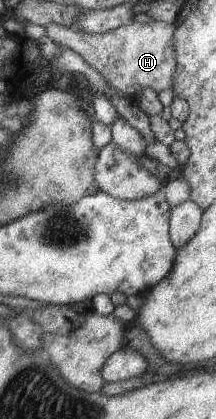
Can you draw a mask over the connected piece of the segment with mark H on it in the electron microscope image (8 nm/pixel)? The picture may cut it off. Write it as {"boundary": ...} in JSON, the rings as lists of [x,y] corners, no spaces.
{"boundary":[[[157,20],[148,24],[133,21],[104,34],[89,34],[75,27],[66,28],[51,22],[45,29],[51,41],[78,53],[117,91],[136,99],[138,91],[145,87],[157,92],[172,89],[177,69],[173,45],[176,26]]]}

